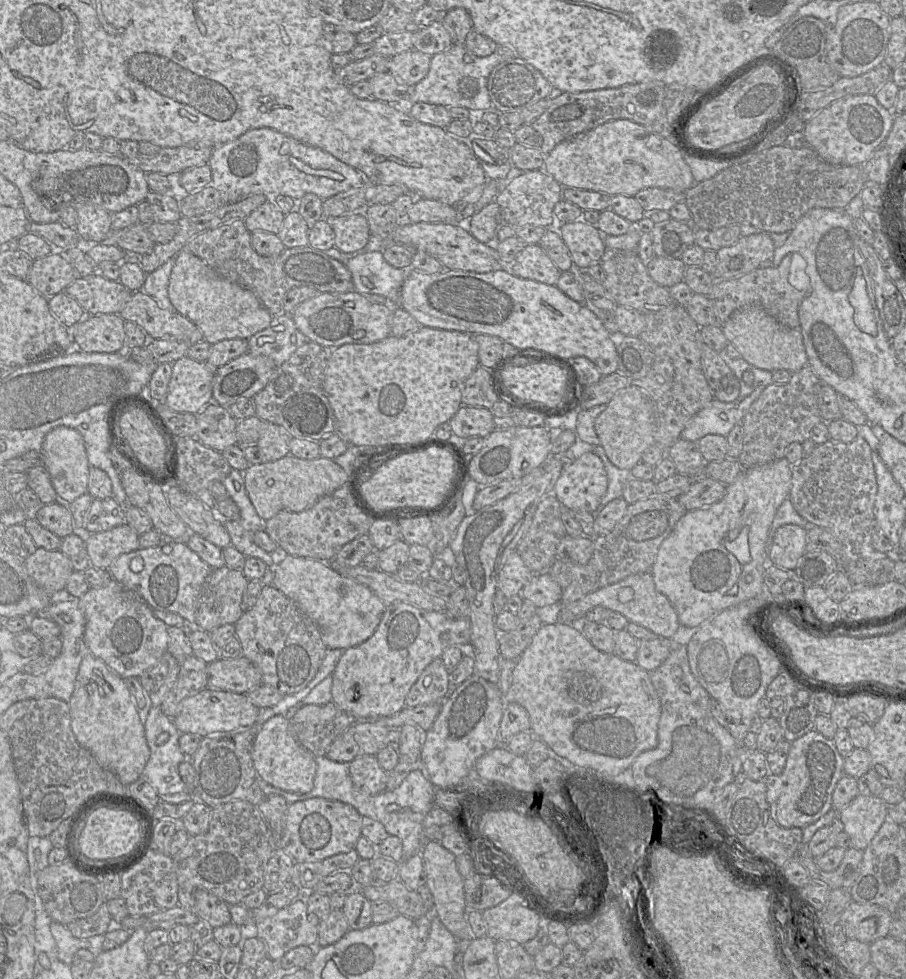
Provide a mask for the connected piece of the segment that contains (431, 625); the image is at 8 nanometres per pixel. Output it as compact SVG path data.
M394 603L387 605L374 634L363 643L344 650L342 656L340 657L332 673L332 702L346 713L355 717L357 720L374 720L382 717L393 716L405 707L406 696L426 666L436 658L441 658L444 651L450 646L460 646L463 647L467 652L471 652L471 623L469 618L455 619L447 612L427 611L407 603Z

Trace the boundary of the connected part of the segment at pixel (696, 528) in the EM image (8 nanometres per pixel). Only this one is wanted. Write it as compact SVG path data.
M783 457L770 463L745 468L732 484L726 486L725 496L720 501L687 511L661 543L650 571L656 589L665 595L674 607L680 625L698 627L703 622L712 620L722 610L765 591L768 533L776 511L782 502L789 498L792 466Z

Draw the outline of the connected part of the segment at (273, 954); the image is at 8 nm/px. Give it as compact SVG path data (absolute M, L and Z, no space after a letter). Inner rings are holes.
M300 897L275 915L255 924L257 937L266 943L268 957L278 962L298 946L316 947L320 921L309 910L305 898Z

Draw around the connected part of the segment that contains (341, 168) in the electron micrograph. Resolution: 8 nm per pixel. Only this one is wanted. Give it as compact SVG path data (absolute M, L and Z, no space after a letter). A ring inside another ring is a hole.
M268 127L249 130L237 139L215 147L208 165L212 170L210 185L225 193L227 203L235 203L254 194L268 197L285 195L301 200L310 193L324 201L338 193L360 187L367 181L362 173L329 152ZM324 169L340 173L343 180L315 174L315 170Z

